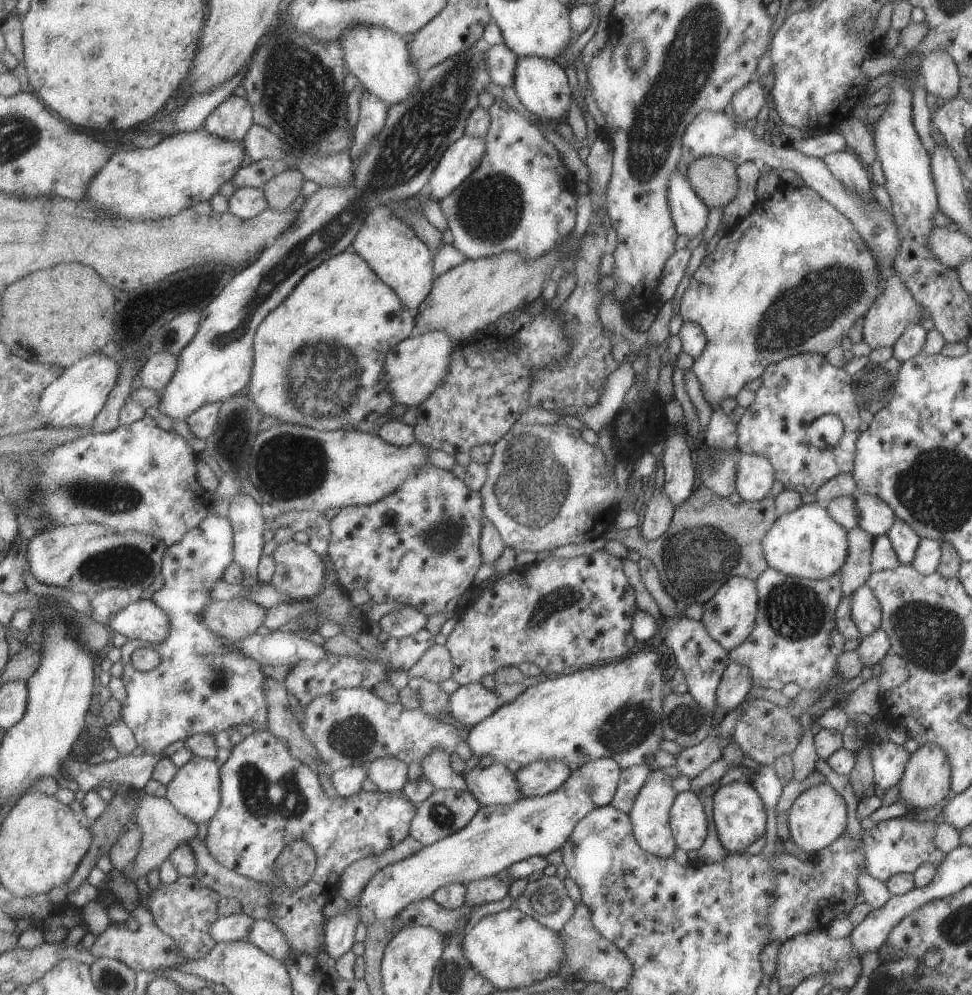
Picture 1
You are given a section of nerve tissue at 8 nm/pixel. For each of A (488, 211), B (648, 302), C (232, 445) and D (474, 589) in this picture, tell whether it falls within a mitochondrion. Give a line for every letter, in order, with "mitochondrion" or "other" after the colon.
A: mitochondrion
B: other
C: mitochondrion
D: other

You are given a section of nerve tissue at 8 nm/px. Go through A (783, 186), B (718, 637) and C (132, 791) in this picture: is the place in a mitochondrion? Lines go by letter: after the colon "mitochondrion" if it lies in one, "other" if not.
A: other
B: other
C: other

